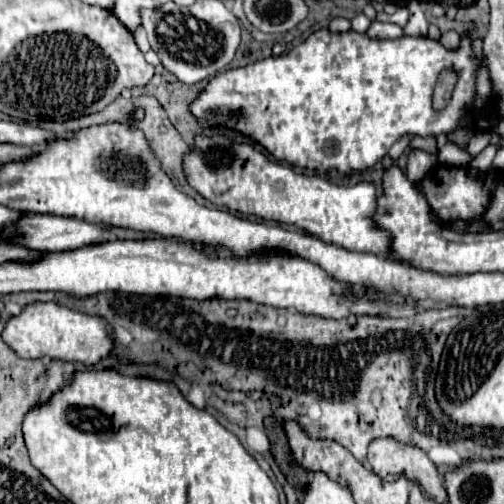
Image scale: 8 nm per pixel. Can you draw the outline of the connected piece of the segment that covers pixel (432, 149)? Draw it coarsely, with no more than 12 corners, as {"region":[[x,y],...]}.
{"region":[[413,137],[411,147],[437,153],[435,137]]}

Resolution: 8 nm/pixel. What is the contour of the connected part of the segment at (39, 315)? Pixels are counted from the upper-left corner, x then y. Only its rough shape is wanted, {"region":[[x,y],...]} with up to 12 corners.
{"region":[[35,301],[7,321],[21,359],[95,365],[113,341],[105,321]]}

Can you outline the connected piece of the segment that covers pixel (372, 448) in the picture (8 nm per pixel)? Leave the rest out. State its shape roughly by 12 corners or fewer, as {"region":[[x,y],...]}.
{"region":[[373,439],[369,467],[405,475],[435,503],[447,503],[437,467],[413,443]]}

